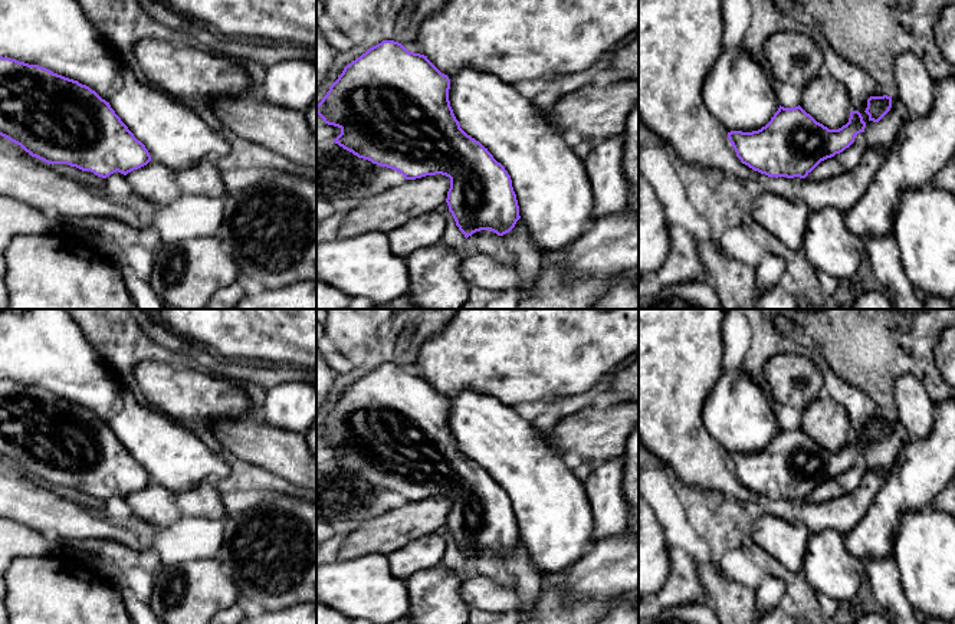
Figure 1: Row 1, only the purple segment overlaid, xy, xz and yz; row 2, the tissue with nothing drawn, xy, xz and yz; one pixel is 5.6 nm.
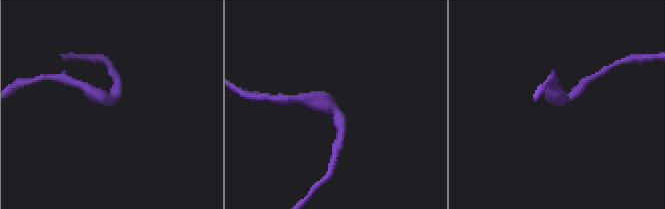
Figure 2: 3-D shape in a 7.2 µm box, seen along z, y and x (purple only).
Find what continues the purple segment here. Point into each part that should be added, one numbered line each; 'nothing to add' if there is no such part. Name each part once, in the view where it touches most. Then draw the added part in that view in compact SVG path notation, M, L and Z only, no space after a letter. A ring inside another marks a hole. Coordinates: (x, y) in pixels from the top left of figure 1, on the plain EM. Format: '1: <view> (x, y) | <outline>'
1: xy (45, 348) | M0 309L0 378L39 387L89 408L111 427L134 459L145 467L151 482L163 487L188 492L204 480L216 483L226 479L232 472L226 460L197 434L147 403L140 403L125 385L118 384L108 367L98 358L78 322L65 309Z

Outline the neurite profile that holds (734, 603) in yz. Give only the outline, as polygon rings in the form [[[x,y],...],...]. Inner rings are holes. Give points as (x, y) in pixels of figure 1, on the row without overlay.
[[[712,561],[699,562],[698,575],[703,587],[706,605],[712,608],[721,624],[754,624],[755,623],[755,602],[757,589],[736,582],[726,575],[721,568],[712,564]]]

